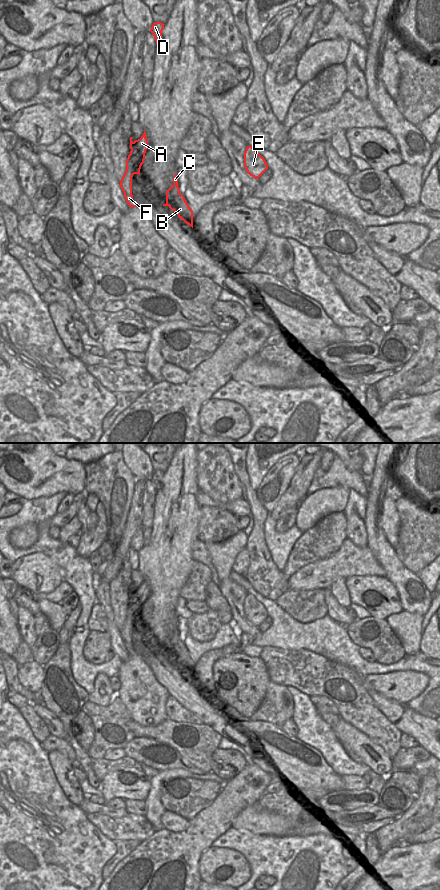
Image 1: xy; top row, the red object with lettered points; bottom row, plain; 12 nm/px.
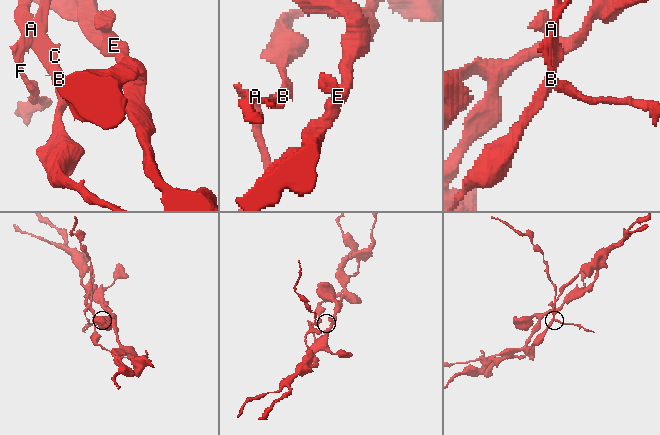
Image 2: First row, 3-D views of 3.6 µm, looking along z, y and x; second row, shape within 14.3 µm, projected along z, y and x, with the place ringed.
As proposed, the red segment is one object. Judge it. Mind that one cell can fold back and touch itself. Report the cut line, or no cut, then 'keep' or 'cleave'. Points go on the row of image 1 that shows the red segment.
cut xy (145, 148), (141, 153), (141, 163); cleave

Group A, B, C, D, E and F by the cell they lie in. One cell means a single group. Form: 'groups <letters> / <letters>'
groups A D F / B C E

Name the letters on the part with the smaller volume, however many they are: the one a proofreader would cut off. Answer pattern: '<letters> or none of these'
A, D, F

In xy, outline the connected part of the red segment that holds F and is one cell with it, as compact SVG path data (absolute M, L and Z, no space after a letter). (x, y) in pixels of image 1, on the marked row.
M145 130L141 138L135 140L134 143L135 147L130 151L126 160L126 171L119 182L129 207L137 207L132 195L132 177L134 174L140 175L140 169L142 166L141 153L144 149L148 149L148 140L146 138Z

